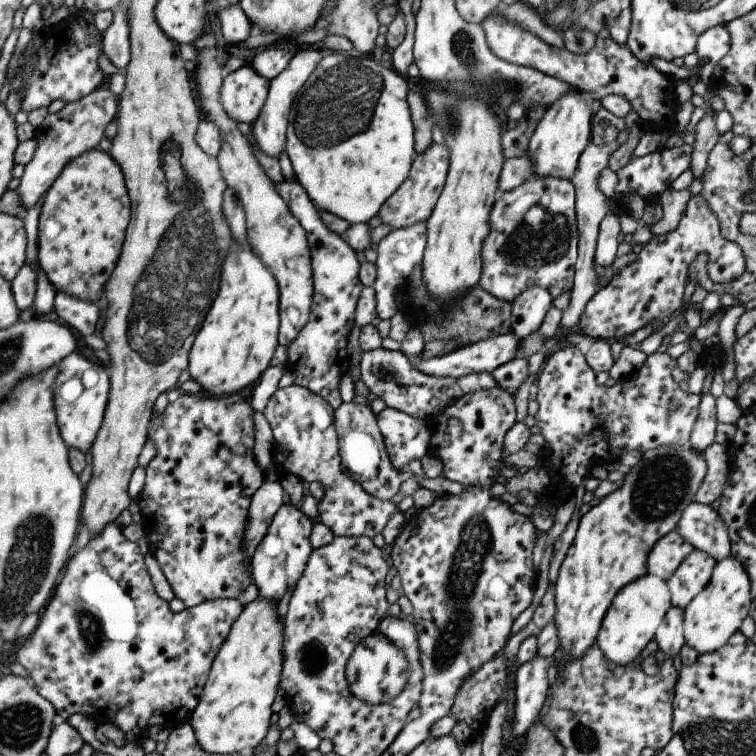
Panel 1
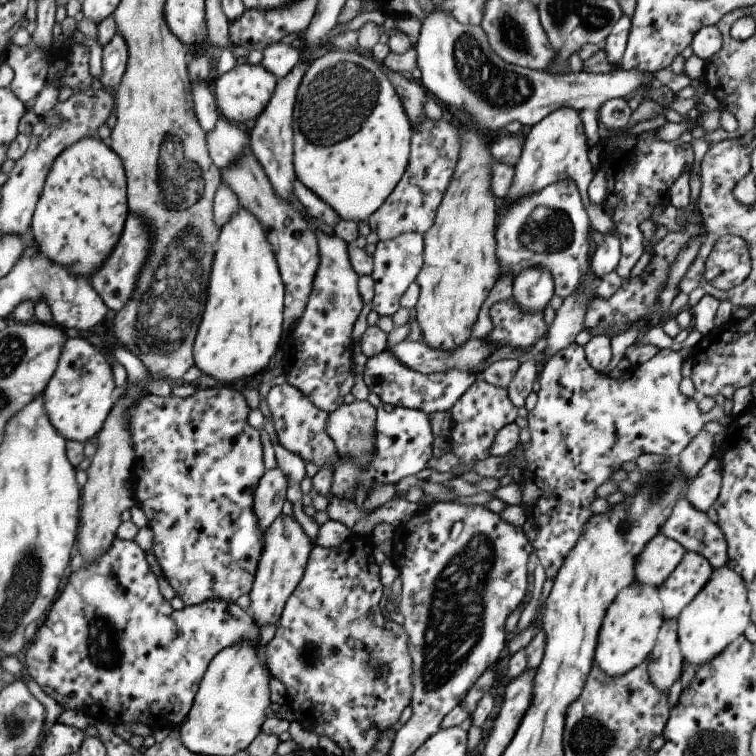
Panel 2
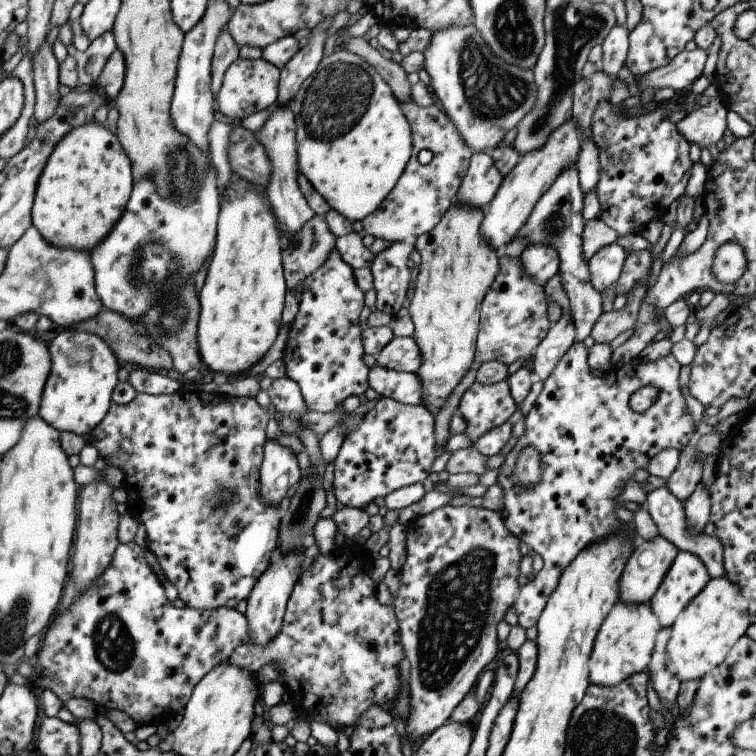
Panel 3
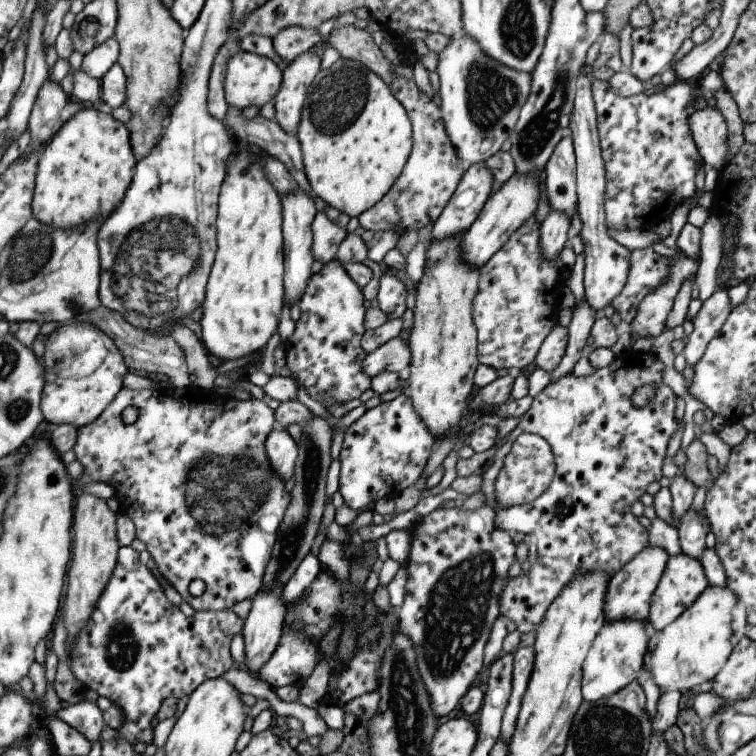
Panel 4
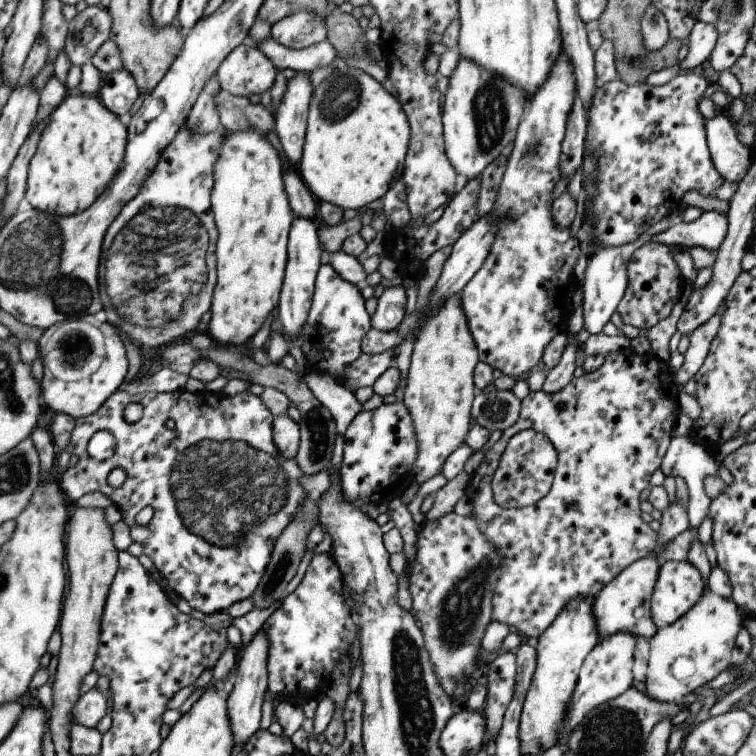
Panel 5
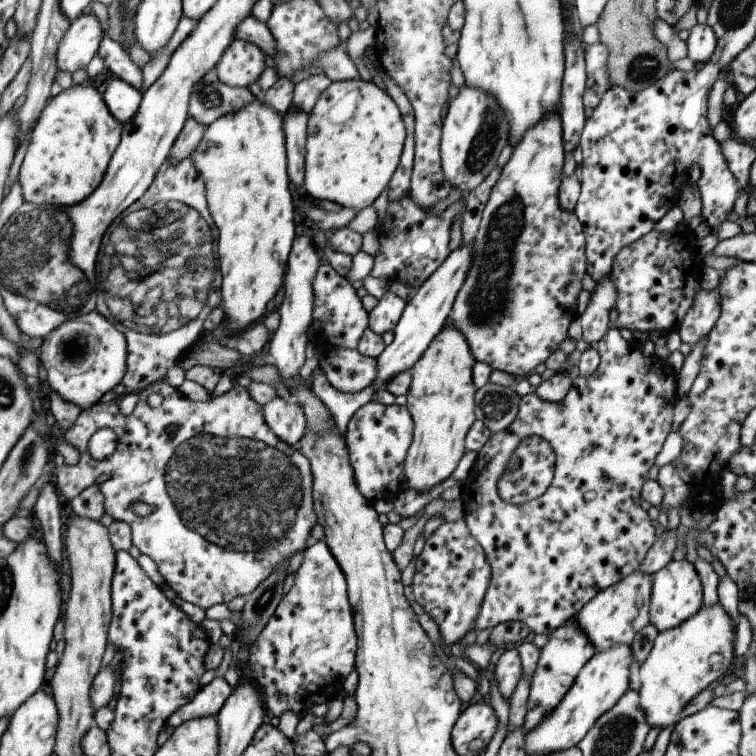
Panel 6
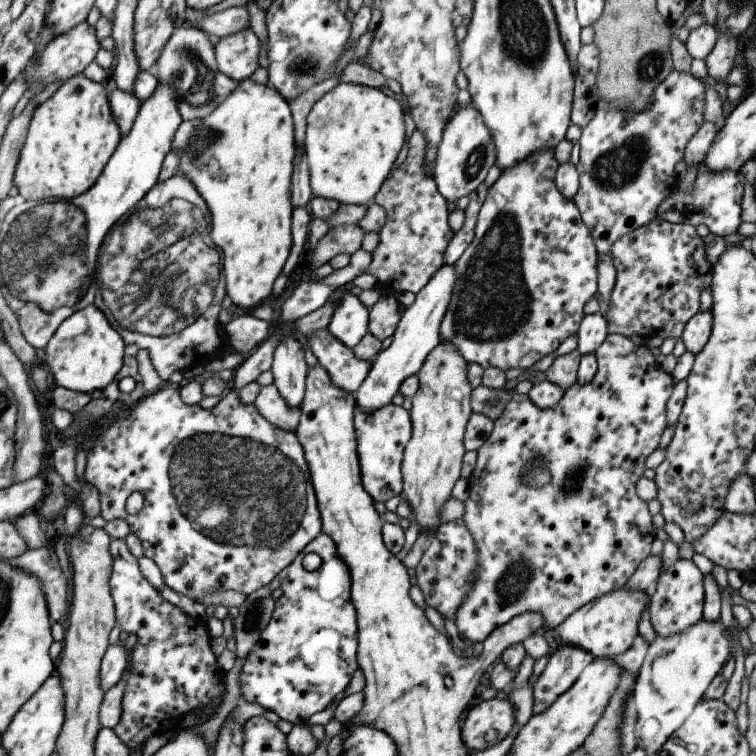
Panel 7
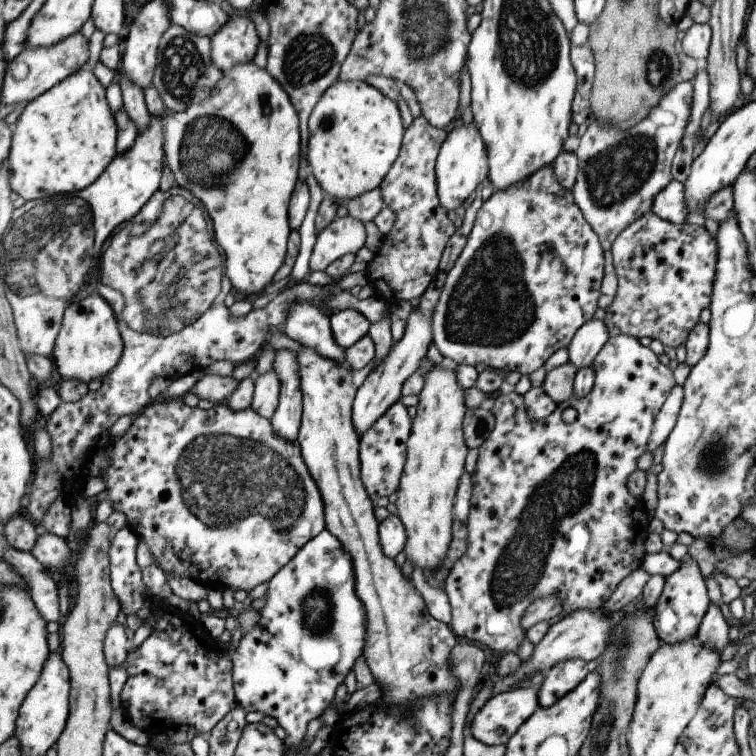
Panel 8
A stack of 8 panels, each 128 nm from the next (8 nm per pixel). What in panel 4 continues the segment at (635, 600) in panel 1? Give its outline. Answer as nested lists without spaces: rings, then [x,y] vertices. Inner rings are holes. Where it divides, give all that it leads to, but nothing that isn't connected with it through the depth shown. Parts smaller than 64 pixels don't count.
[[[617,619],[601,625],[581,665],[580,693],[583,701],[605,698],[637,678],[643,656],[650,649],[647,641],[651,631],[649,623],[639,619]]]

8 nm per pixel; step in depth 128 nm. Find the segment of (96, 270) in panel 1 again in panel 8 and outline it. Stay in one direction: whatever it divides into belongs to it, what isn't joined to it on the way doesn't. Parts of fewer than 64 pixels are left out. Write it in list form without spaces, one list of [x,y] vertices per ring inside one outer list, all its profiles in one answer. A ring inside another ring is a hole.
[[[86,67],[71,73],[43,94],[30,100],[11,126],[8,150],[8,183],[23,200],[44,200],[55,195],[75,194],[87,188],[116,155],[117,127],[107,107],[105,89]]]

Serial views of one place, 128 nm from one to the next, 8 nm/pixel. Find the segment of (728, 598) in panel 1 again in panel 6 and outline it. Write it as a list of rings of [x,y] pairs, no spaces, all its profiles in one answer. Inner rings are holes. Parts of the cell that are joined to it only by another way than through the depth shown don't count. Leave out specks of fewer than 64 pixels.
[[[718,602],[709,606],[702,604],[695,614],[686,618],[681,624],[659,631],[655,635],[647,658],[638,667],[639,683],[636,688],[639,706],[644,710],[650,728],[659,726],[662,730],[673,723],[677,724],[681,720],[679,713],[690,698],[699,694],[711,682],[715,682],[715,680],[720,682],[726,678],[725,670],[735,658],[732,653],[734,638],[732,618]]]

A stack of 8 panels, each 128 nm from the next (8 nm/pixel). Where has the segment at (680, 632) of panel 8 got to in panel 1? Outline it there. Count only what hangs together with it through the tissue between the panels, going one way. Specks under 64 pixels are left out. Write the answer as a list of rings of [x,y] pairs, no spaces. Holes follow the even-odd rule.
[[[693,549],[666,579],[670,604],[684,608],[689,601],[707,586],[716,560],[699,549]]]

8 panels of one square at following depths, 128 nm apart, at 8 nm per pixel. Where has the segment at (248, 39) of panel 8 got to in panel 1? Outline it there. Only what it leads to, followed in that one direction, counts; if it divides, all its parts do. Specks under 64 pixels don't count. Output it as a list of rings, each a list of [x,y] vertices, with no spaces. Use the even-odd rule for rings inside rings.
[[[247,63],[223,76],[219,100],[231,120],[251,126],[260,113],[267,89],[268,80]]]

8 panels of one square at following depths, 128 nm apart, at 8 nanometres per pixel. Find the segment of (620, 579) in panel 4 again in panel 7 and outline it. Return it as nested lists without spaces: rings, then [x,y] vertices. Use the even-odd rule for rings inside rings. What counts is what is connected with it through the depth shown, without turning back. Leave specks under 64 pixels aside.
[[[619,587],[574,610],[556,629],[552,630],[553,639],[558,646],[580,646],[590,652],[592,657],[611,657],[613,654],[621,654],[632,645],[645,605],[644,591]]]

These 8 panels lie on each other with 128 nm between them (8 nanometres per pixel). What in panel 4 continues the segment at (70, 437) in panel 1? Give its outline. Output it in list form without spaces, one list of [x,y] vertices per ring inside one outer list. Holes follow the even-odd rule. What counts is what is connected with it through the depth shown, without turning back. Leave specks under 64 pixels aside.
[[[75,321],[63,322],[50,332],[44,341],[45,362],[44,385],[40,396],[40,411],[44,422],[57,425],[71,425],[76,429],[92,424],[102,410],[115,398],[122,388],[121,381],[129,371],[123,357],[113,341],[94,326]]]

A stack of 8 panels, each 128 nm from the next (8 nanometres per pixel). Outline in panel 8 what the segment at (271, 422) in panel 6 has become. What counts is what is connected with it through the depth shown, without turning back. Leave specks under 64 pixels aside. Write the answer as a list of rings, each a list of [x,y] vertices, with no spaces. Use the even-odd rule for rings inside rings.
[[[271,368],[264,375],[253,376],[254,389],[250,407],[269,420],[278,403],[279,383]]]

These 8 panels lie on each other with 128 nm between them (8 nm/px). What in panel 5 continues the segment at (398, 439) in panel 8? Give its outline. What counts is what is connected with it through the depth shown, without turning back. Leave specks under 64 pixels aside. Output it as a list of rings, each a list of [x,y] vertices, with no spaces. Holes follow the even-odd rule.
[[[381,403],[371,410],[359,411],[343,433],[342,461],[338,484],[344,499],[356,509],[363,504],[388,504],[399,499],[414,480],[413,461],[418,453],[416,434],[403,403]]]

